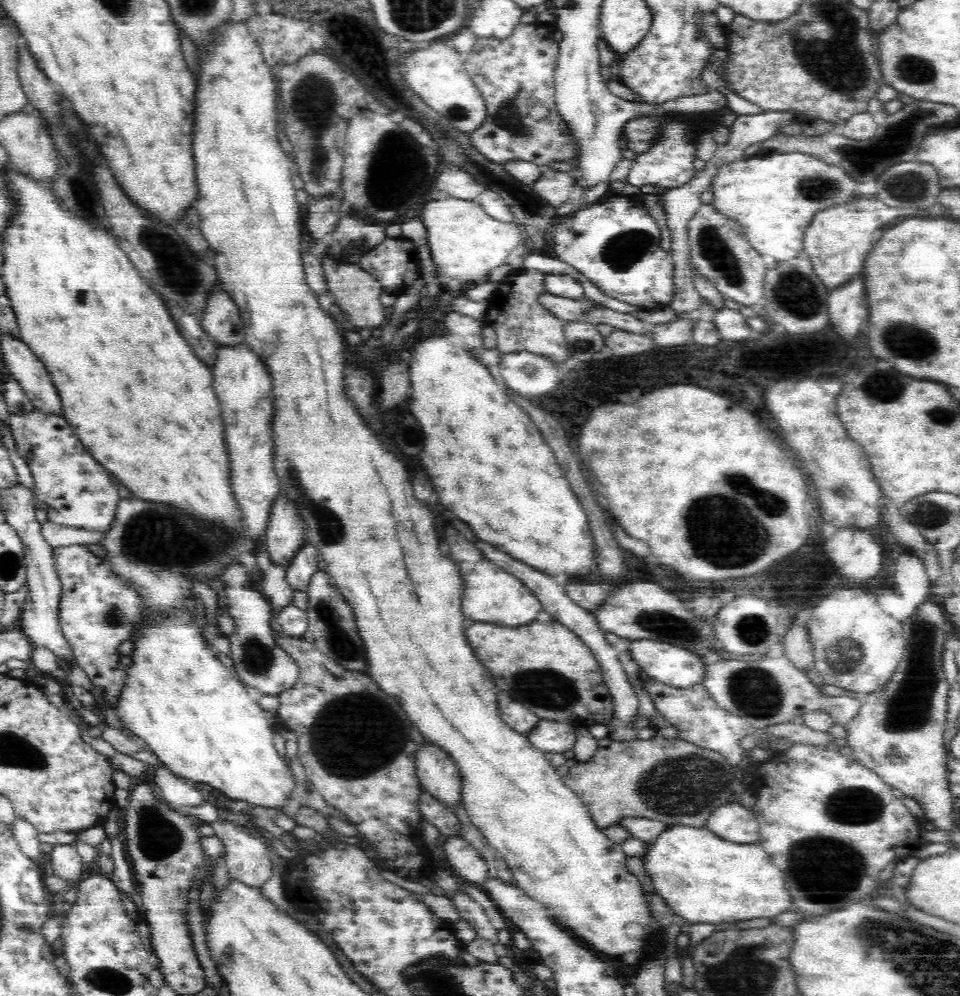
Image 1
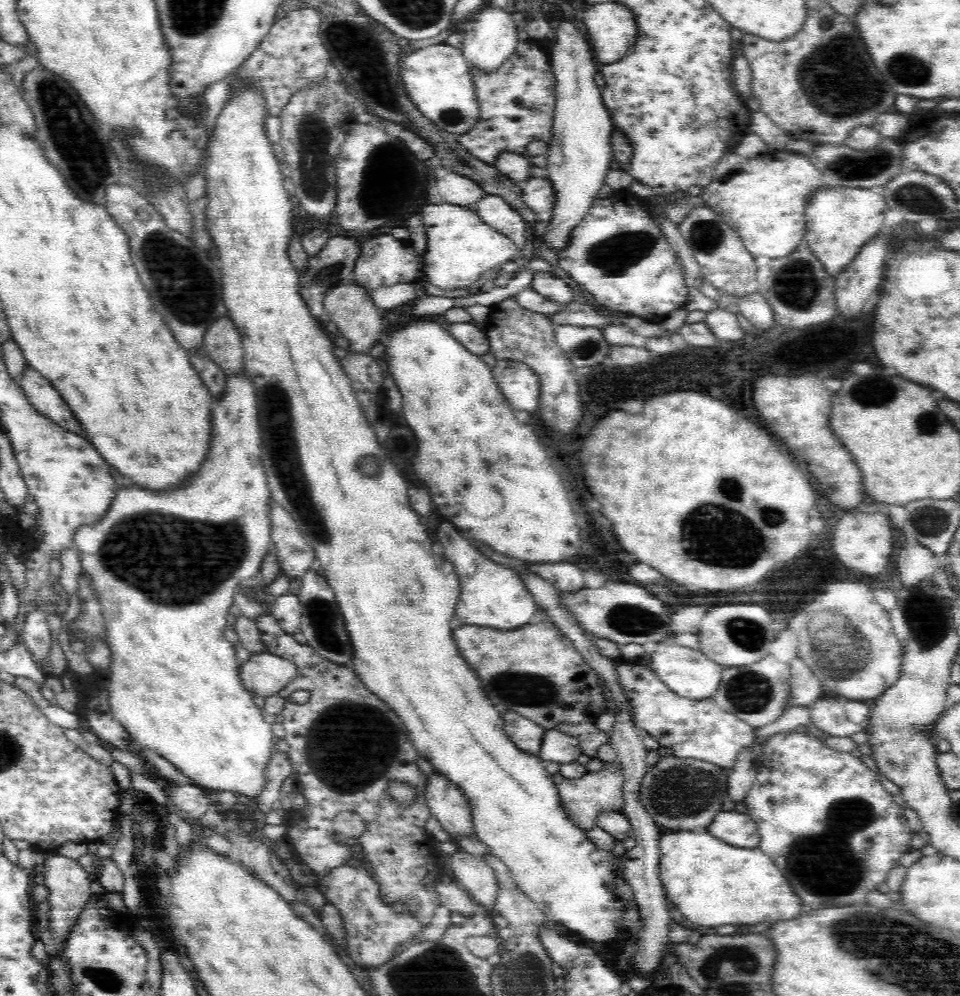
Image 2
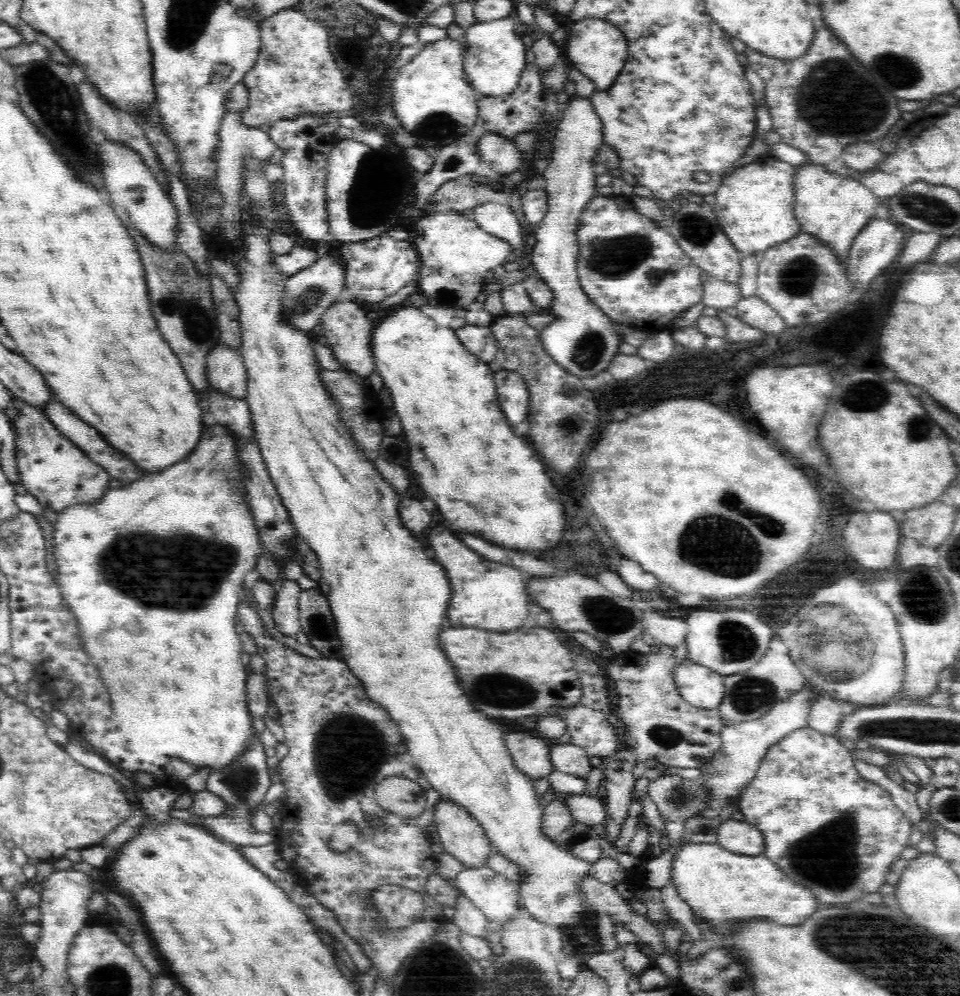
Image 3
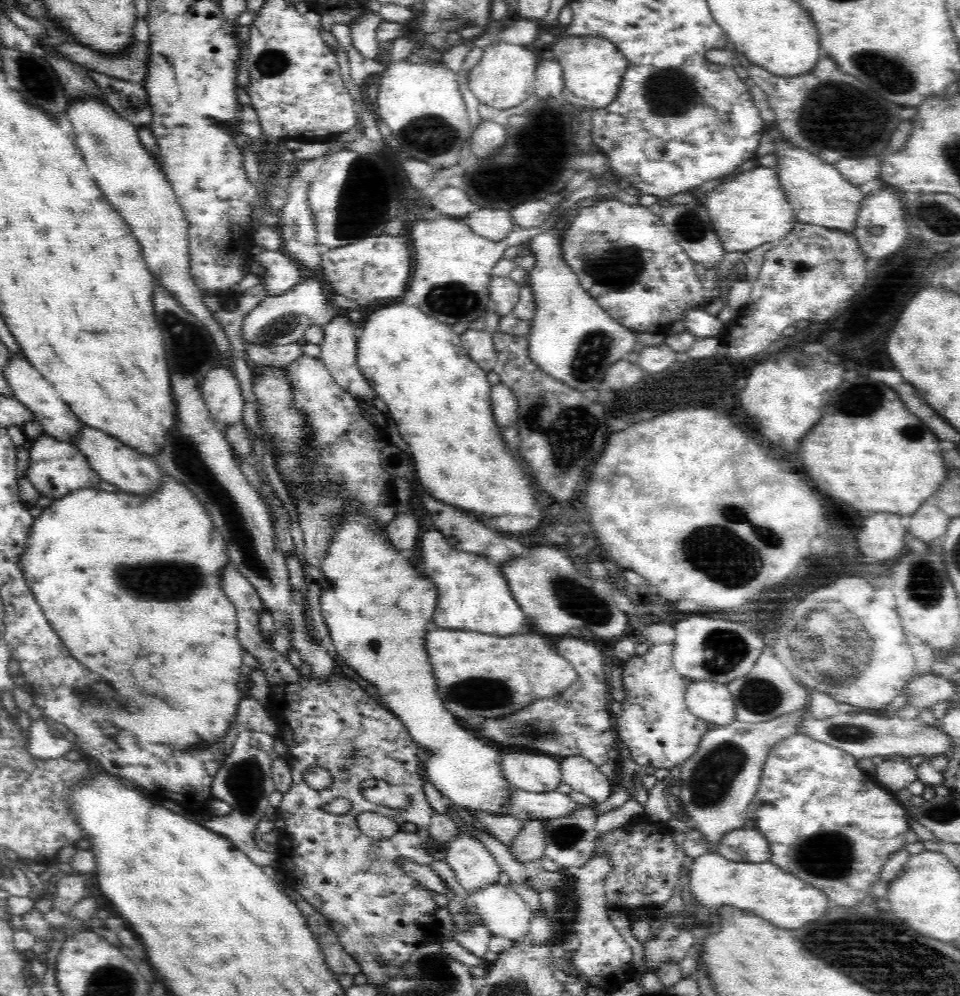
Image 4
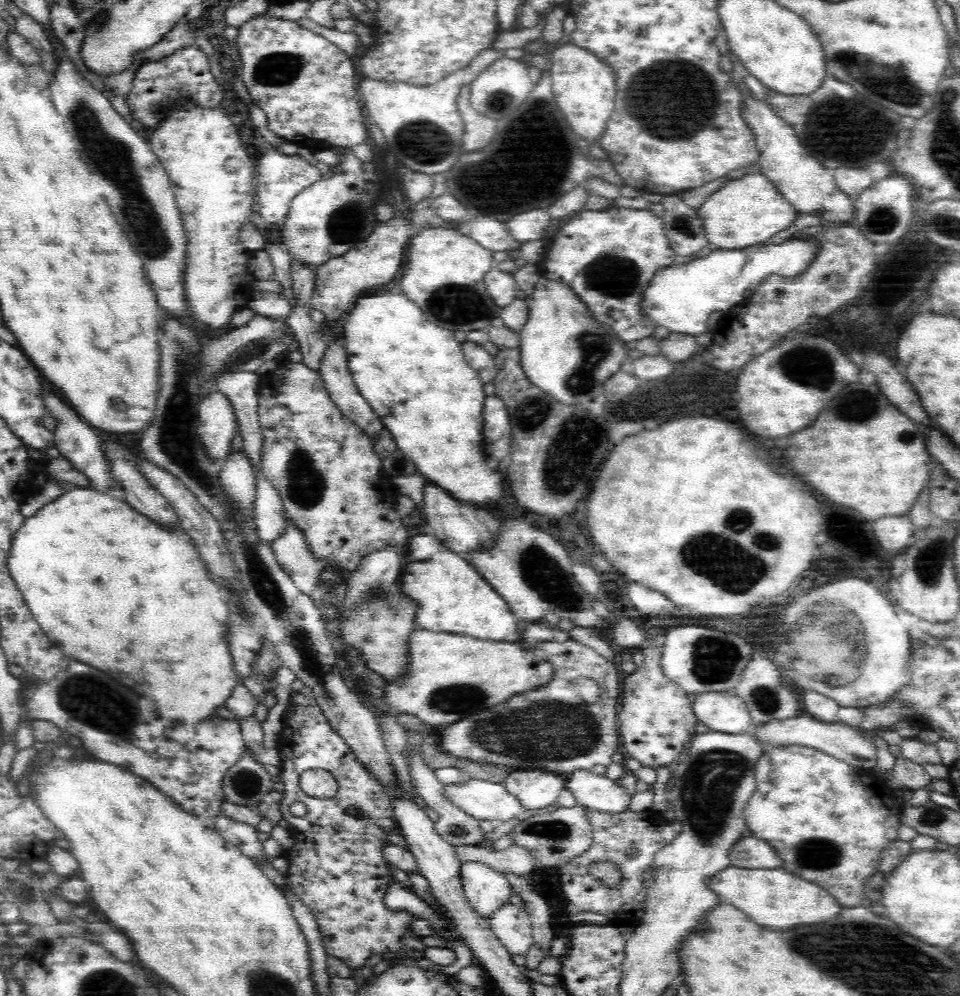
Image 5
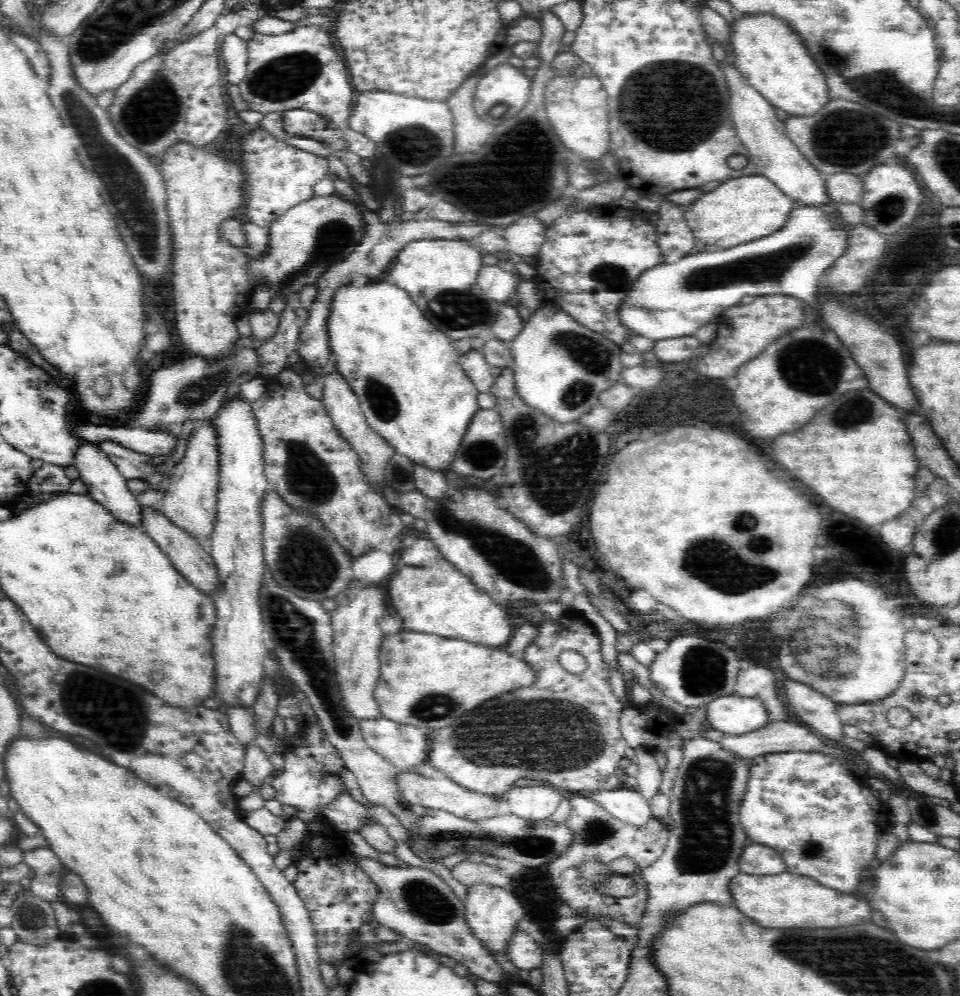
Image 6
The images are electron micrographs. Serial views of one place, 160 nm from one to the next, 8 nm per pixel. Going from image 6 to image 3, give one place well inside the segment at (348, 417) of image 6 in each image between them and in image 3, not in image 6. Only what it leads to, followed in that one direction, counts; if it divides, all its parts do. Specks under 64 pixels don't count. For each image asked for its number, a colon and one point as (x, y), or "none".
3: (348, 333)
4: (339, 347)
5: (334, 369)

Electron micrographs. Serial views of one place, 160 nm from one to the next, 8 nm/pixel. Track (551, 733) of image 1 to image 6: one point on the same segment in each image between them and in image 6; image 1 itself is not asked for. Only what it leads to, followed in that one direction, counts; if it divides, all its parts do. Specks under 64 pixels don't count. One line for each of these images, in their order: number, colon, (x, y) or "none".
2: (557, 746)
3: (572, 759)
4: (578, 772)
5: (596, 791)
6: (626, 804)

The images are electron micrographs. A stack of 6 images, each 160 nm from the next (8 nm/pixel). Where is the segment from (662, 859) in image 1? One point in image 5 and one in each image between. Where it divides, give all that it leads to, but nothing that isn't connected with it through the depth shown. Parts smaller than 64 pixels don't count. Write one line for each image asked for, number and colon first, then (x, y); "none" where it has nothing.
2: (711, 883)
3: (720, 885)
4: (762, 888)
5: (775, 898)

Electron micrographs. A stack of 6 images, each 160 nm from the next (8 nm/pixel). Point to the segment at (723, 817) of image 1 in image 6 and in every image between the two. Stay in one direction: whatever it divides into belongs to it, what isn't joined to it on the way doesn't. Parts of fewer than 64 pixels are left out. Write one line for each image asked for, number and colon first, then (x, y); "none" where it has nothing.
2: (738, 829)
3: (735, 836)
4: (740, 844)
5: (751, 853)
6: (758, 859)

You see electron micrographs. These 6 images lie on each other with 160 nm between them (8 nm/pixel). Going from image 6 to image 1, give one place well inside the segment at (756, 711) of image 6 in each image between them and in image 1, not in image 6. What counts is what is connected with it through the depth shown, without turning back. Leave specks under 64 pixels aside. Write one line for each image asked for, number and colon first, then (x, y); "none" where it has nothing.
1: (673, 665)
2: (686, 671)
3: (701, 687)
4: (713, 702)
5: (725, 711)

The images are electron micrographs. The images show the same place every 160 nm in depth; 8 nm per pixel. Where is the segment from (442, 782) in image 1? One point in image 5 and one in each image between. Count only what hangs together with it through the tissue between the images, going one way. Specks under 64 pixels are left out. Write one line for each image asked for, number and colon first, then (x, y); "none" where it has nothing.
2: (447, 803)
3: (461, 835)
4: (475, 868)
5: (486, 890)

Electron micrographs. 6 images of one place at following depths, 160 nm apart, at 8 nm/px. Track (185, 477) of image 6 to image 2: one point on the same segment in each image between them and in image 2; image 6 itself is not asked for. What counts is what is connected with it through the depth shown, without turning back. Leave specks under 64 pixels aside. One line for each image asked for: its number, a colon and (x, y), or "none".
2: (222, 342)
3: (225, 371)
4: (221, 392)
5: (217, 421)

